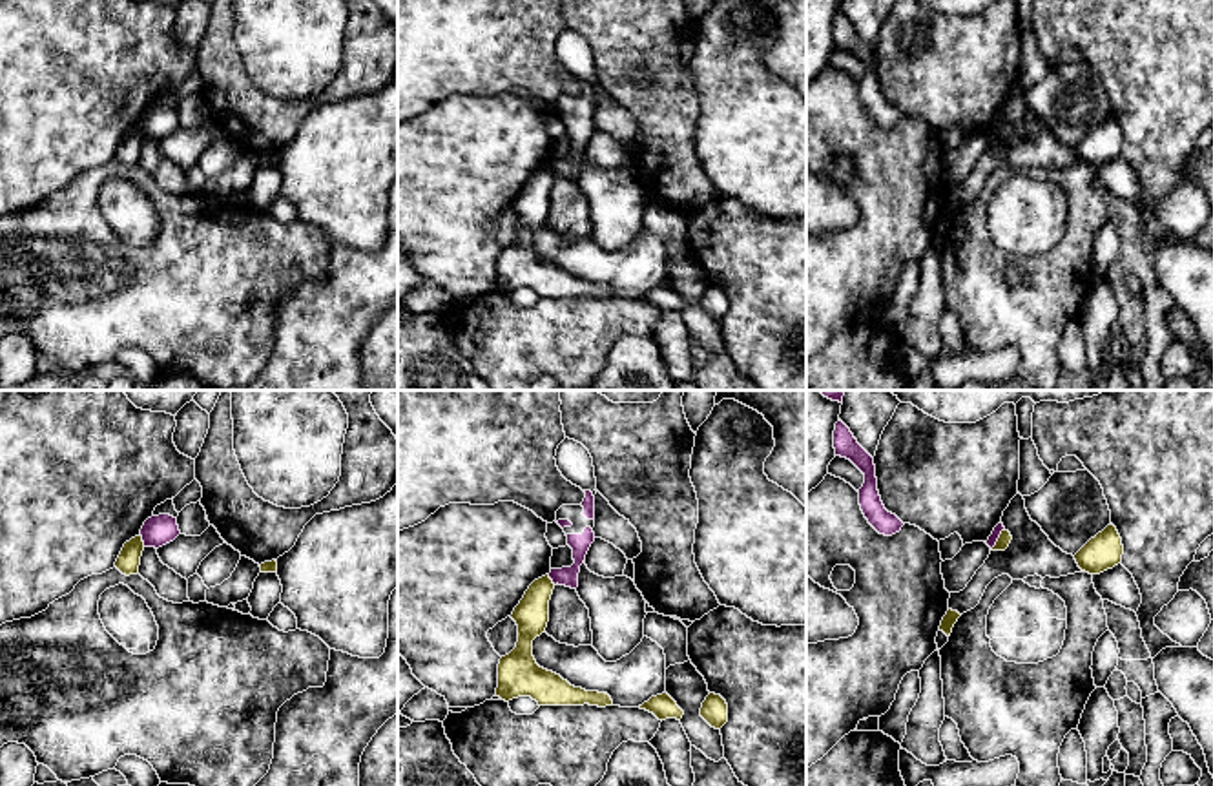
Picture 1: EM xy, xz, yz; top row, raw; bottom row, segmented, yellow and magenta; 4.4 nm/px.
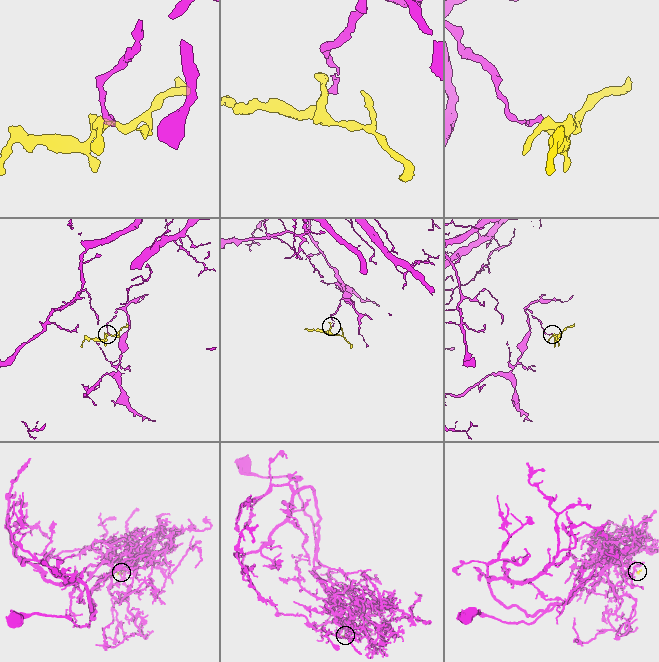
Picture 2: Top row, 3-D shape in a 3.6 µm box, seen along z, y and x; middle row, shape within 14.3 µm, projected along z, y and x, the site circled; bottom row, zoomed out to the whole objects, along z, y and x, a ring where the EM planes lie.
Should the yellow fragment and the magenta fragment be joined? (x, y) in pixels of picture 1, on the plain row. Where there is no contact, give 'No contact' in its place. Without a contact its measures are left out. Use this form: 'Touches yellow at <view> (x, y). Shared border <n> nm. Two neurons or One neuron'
Touches yellow at yz (998, 130). Shared border 120 nm. Two neurons

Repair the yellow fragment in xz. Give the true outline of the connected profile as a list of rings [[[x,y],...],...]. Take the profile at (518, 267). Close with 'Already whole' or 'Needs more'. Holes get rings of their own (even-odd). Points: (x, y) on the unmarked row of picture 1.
[[[545,166],[529,177],[514,199],[511,210],[518,217],[518,233],[509,246],[500,250],[496,288],[505,294],[531,288],[538,297],[613,297],[607,284],[575,279],[560,266],[536,255],[533,232],[545,224],[553,181],[555,175]]]. Already whole

